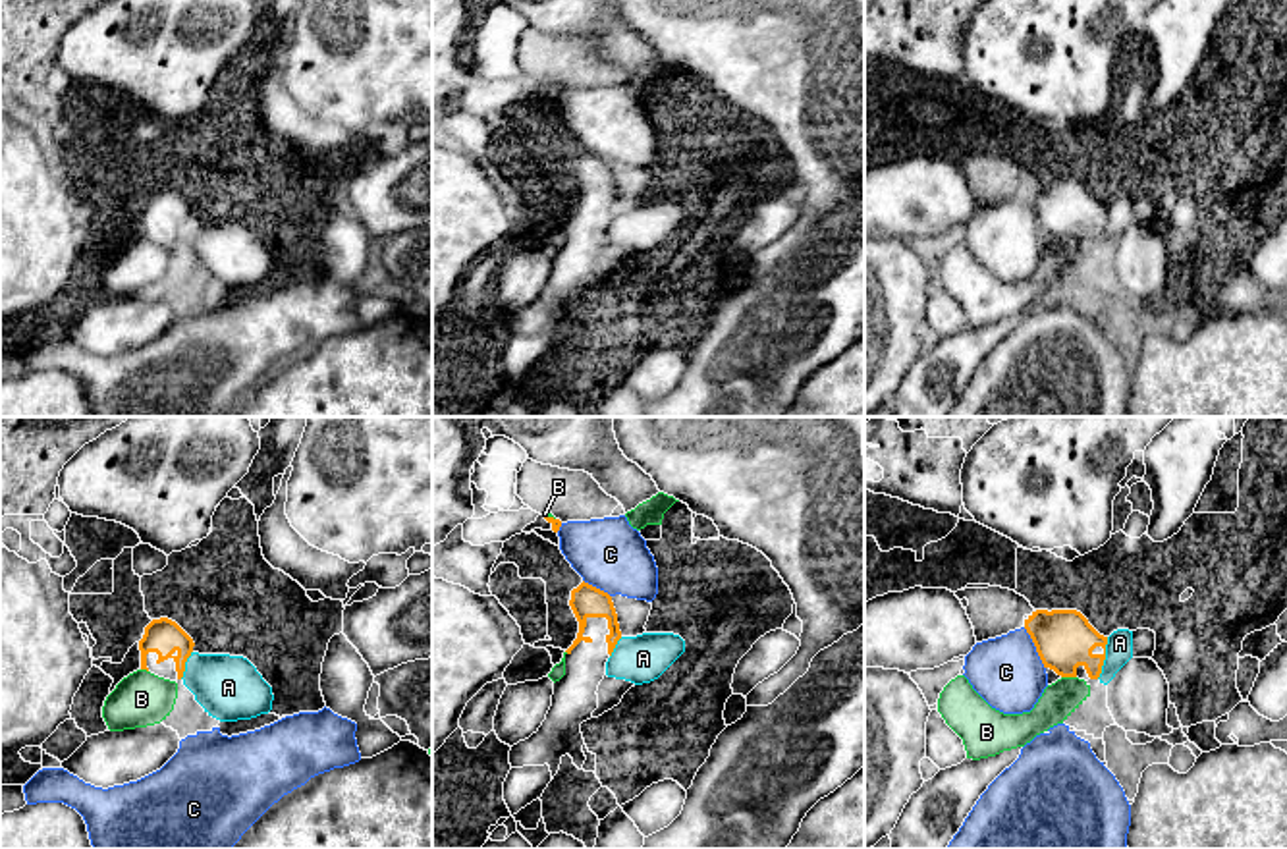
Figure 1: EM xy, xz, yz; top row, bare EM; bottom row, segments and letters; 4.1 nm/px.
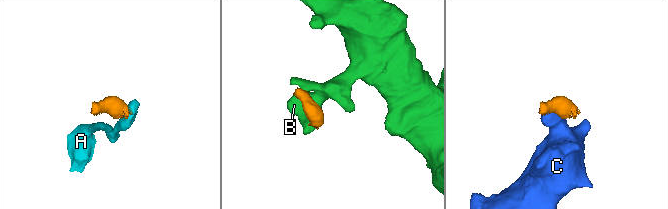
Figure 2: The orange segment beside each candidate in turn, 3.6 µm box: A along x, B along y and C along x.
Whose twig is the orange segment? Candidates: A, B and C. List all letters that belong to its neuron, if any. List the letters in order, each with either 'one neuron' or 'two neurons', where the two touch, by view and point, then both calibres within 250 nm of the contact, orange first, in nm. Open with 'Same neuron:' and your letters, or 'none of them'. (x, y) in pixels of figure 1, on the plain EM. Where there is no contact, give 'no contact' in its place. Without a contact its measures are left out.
Same neuron: none of them
A: two neurons | yz (1104, 226) | 240/110 nm
B: two neurons | yz (1069, 244) | 240/150 nm
C: two neurons | yz (1037, 217) | 240/300 nm

